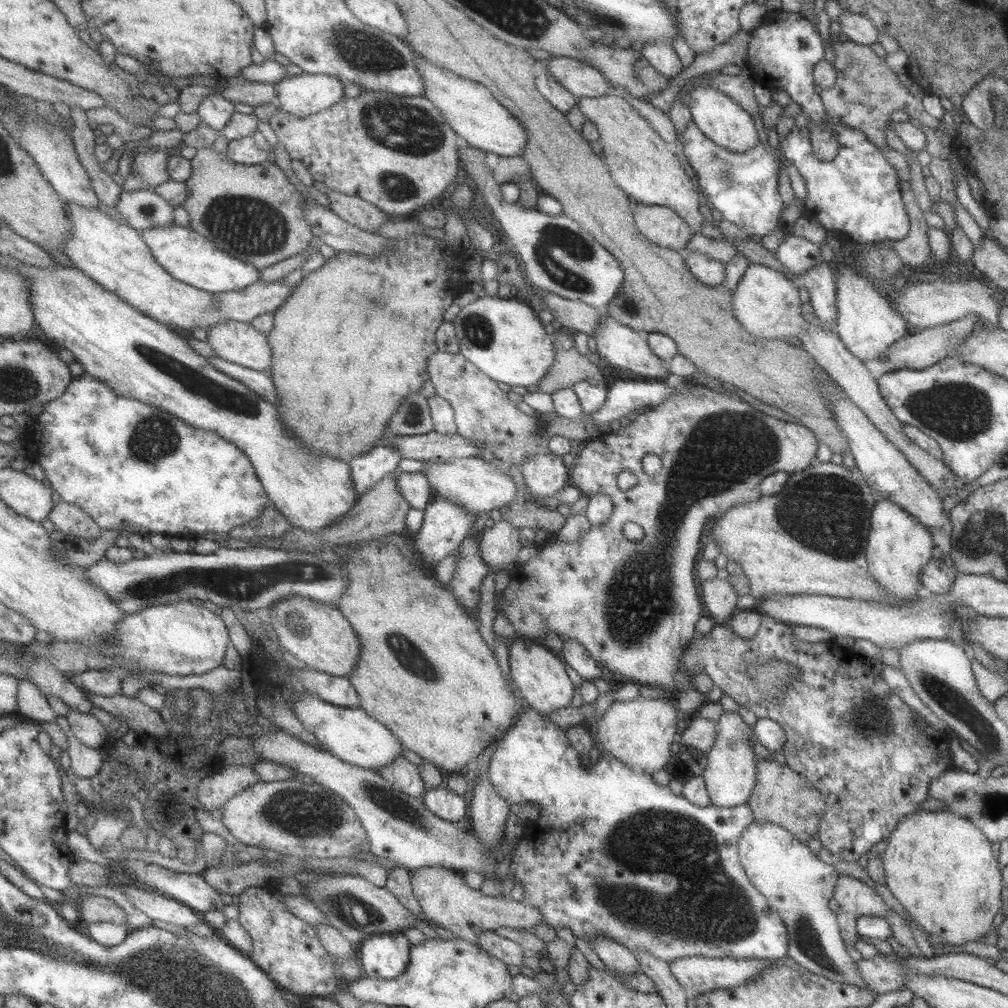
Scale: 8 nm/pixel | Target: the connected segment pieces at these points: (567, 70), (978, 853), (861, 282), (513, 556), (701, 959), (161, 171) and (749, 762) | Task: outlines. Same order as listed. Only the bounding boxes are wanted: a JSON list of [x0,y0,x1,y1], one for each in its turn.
[[545,56,614,97],[881,809,1002,949],[833,263,912,362],[481,519,524,571],[669,956,782,995],[133,148,174,191],[703,711,756,807]]

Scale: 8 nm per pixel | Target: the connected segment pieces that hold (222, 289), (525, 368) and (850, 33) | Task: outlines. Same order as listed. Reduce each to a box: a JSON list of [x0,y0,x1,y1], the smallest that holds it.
[[142,225,260,293],[453,293,557,386],[837,11,881,46]]

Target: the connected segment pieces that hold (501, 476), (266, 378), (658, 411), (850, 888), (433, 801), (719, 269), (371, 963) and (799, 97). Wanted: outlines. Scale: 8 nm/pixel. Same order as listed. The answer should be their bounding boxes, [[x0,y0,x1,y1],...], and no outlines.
[[425,457,518,518],[208,356,280,405],[498,381,818,694],[834,874,888,947],[425,786,468,822],[683,251,725,286],[360,933,413,978],[746,10,839,161]]

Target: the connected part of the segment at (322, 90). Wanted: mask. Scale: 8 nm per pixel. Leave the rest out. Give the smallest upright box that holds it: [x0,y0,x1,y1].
[275,72,346,118]

